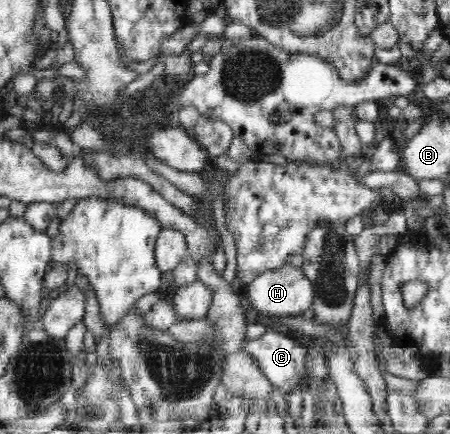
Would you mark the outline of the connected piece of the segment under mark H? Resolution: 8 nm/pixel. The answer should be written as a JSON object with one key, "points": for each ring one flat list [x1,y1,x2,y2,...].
{"points":[[287,264,281,268,259,274,247,284,244,291,253,302,249,305,250,312,283,318,289,315,302,315,306,312,314,302,314,289,312,281,301,268,294,268,294,266]]}

